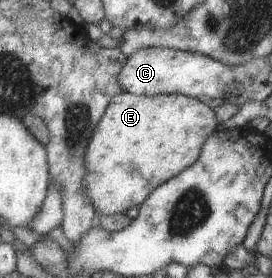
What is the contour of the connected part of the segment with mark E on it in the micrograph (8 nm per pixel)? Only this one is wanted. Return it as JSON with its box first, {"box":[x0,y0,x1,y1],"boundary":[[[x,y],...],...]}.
{"box":[85,92,218,215],"boundary":[[[122,92],[109,99],[109,105],[97,123],[85,149],[85,195],[98,215],[125,213],[135,205],[141,205],[145,197],[159,185],[175,177],[197,161],[203,141],[215,131],[218,126],[213,109],[197,99],[182,94],[157,94],[147,97],[137,97],[131,93]]]}

